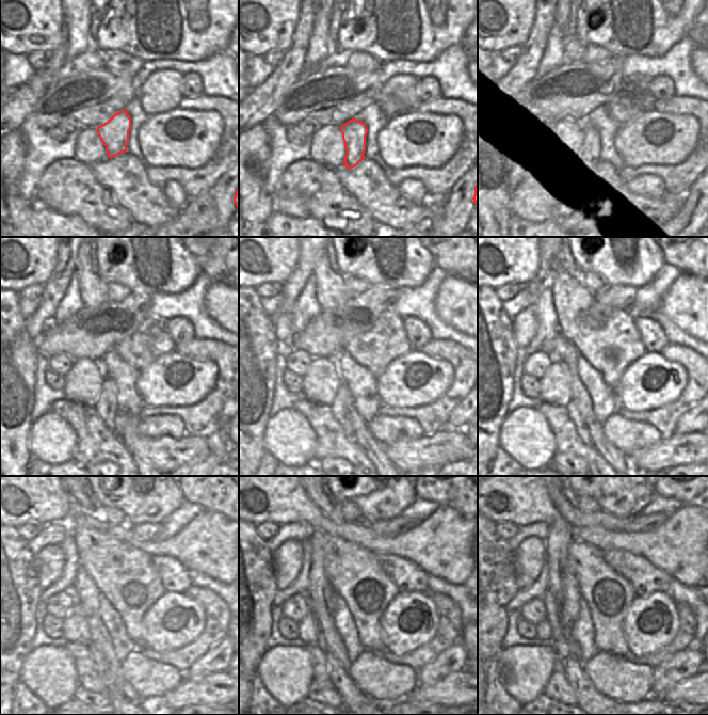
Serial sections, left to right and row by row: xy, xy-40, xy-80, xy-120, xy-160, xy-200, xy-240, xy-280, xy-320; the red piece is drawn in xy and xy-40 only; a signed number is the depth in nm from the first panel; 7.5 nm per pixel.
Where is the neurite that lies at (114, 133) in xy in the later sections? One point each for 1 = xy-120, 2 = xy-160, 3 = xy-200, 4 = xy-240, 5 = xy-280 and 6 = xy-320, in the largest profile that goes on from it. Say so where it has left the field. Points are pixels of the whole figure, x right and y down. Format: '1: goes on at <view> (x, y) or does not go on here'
1: goes on at xy-120 (106, 406)
2: goes on at xy-160 (342, 407)
3: goes on at xy-200 (581, 414)
4: goes on at xy-240 (102, 664)
5: goes on at xy-280 (341, 681)
6: goes on at xy-320 (584, 690)

